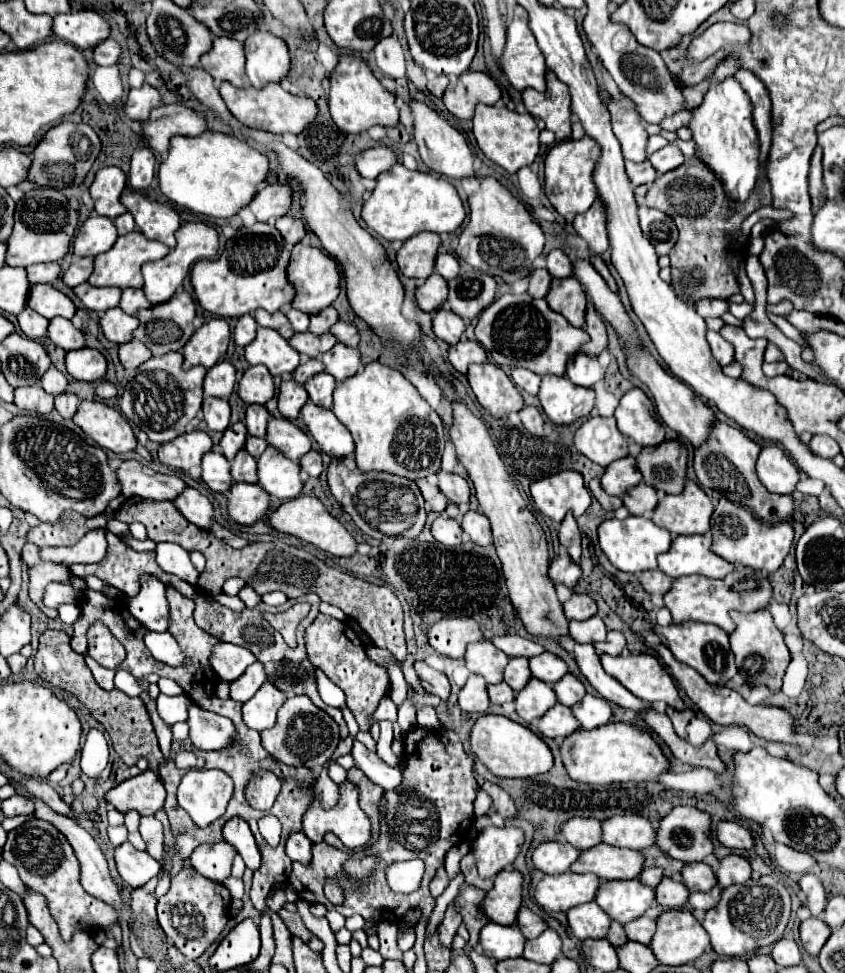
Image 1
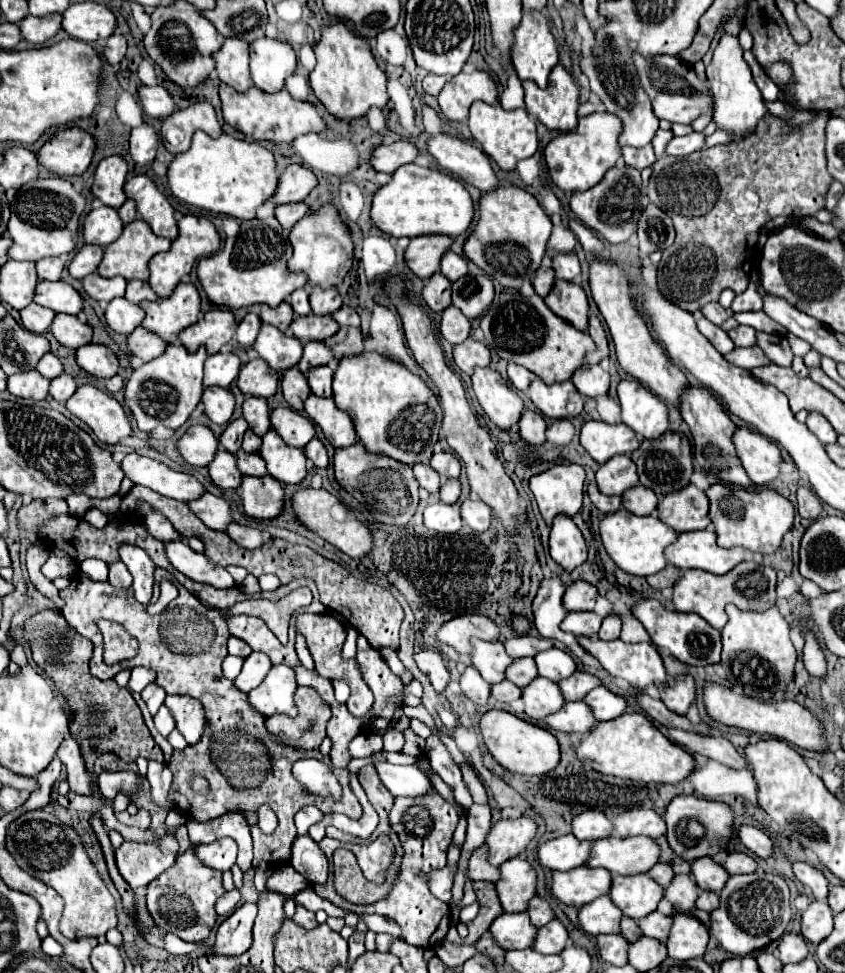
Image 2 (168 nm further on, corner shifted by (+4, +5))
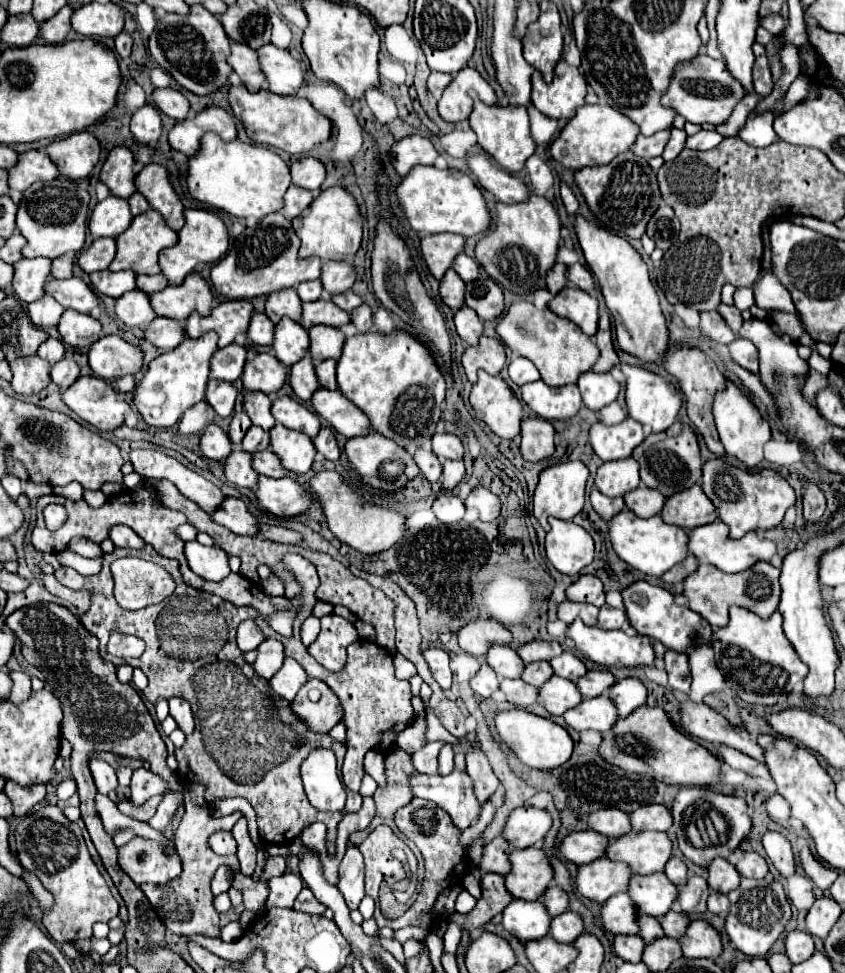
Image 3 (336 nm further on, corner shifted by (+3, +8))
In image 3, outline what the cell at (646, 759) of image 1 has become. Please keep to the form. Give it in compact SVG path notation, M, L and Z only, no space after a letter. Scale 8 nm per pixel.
M641 706L631 716L621 718L615 728L603 734L599 752L607 762L635 774L661 780L675 786L713 786L721 778L721 760L713 756L705 746L679 732L663 708Z

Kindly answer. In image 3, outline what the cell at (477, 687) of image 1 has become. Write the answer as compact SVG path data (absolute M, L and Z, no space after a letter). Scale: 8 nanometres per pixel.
M489 664L481 666L481 670L471 680L471 688L481 698L489 698L499 688L499 678L497 678L497 674L493 672L493 668Z

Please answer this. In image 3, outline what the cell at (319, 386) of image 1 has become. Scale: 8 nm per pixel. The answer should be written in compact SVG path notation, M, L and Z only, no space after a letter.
M323 360L315 366L315 372L317 372L317 378L319 378L319 384L323 388L329 388L329 390L337 390L337 380L335 380L335 366L337 366L337 360Z

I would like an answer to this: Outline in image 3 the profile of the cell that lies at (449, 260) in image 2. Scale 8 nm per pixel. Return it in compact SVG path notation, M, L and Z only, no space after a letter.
M459 254L453 262L453 270L463 278L463 282L473 282L479 276L479 264L475 258L469 258L467 254Z

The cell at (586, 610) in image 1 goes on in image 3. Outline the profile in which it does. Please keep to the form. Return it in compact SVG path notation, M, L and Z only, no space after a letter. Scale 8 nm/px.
M583 574L567 588L567 598L573 602L589 602L593 606L603 606L605 604L603 584L599 578Z

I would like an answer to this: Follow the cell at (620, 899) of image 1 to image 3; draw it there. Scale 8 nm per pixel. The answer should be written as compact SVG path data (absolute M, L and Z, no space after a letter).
M655 872L651 876L633 876L629 896L633 898L639 914L661 918L671 910L671 904L679 896L679 888L667 878L665 872Z

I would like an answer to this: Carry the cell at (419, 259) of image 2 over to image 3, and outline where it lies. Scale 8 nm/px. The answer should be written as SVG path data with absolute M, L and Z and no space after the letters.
M431 234L421 240L423 258L437 280L441 280L443 274L453 266L453 260L463 250L463 244L465 238L457 234Z

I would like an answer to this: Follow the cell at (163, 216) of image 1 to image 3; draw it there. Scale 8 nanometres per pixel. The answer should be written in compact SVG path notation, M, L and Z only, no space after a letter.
M147 164L137 174L135 184L137 184L139 192L135 192L129 198L131 212L137 216L137 214L143 214L147 208L155 208L155 210L159 210L163 214L167 224L173 230L179 232L183 228L183 224L185 224L185 216L183 216L181 198L179 198L179 194L175 192L175 188L171 184L169 170L165 166L161 166L161 164Z

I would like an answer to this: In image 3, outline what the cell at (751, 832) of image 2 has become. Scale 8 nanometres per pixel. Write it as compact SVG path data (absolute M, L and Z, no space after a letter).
M767 832L763 836L763 846L765 846L765 852L767 856L771 858L771 862L775 864L775 868L779 870L779 874L783 878L789 878L795 874L795 856L793 856L793 850L791 850L791 844L789 840L779 834L779 832Z

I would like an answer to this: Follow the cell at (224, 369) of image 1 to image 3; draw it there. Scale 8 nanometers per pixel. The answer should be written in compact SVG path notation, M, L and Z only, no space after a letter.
M229 344L219 348L211 358L211 378L235 382L243 374L247 358L247 348L239 344Z

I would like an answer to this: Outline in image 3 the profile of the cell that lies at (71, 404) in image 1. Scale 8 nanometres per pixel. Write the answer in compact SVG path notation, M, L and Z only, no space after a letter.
M63 358L61 362L57 362L57 364L51 368L51 380L57 382L61 390L69 388L77 378L79 378L79 366L77 366L77 362L71 360L71 358Z

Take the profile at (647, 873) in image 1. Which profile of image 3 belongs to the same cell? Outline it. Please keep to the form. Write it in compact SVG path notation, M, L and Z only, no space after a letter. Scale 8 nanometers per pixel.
M671 858L665 866L665 874L667 878L671 878L673 882L677 882L677 886L683 886L687 882L687 866L683 860L679 858Z

